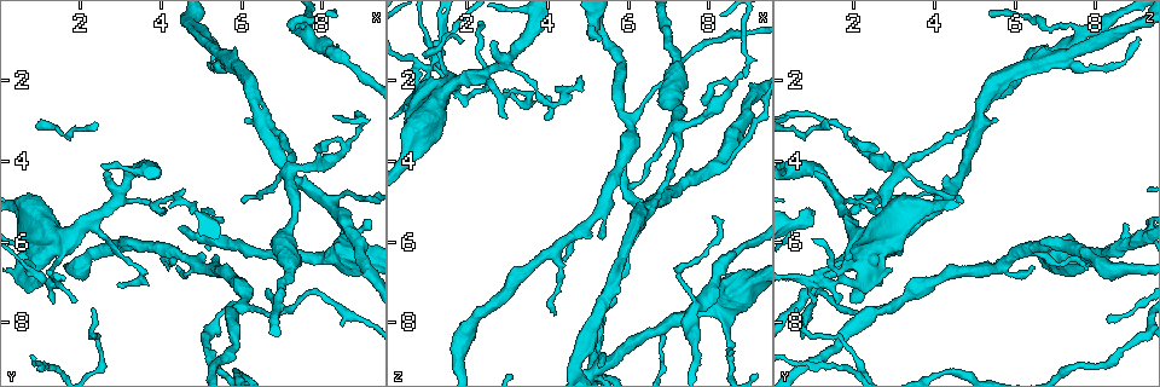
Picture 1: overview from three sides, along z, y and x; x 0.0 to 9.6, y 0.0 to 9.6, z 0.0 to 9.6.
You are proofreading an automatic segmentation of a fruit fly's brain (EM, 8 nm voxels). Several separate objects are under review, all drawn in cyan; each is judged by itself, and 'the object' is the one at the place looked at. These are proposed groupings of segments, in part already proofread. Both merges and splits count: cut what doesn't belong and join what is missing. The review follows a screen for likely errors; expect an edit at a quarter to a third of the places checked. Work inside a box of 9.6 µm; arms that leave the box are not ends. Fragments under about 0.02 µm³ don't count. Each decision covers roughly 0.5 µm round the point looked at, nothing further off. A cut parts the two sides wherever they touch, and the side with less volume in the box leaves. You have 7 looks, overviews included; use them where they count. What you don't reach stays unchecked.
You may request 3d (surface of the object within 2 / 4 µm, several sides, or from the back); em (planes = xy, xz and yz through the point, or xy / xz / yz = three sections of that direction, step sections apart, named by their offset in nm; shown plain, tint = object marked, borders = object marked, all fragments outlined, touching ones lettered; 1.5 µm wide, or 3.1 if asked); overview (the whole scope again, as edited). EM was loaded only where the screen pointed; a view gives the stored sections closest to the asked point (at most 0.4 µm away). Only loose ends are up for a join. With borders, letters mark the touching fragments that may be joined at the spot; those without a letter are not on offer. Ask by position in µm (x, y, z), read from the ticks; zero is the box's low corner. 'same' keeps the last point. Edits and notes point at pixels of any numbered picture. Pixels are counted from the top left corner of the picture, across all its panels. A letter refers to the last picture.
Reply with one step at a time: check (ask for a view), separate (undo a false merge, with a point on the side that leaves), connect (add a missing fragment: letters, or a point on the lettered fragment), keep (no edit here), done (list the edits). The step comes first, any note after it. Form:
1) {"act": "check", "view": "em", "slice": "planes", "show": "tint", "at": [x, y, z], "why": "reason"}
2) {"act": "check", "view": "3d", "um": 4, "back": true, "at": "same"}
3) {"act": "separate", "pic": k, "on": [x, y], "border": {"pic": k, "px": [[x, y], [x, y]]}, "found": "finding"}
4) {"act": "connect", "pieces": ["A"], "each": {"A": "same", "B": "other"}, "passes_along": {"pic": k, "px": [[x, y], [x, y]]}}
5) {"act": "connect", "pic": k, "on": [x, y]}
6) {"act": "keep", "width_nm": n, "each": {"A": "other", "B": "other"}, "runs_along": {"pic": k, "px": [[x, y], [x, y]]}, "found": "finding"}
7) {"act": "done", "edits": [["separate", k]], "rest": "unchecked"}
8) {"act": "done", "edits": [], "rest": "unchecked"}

{"act": "check", "view": "3d", "um": 4, "at": [7.25, 0.65, 6.85], "why": "abrupt turn"}

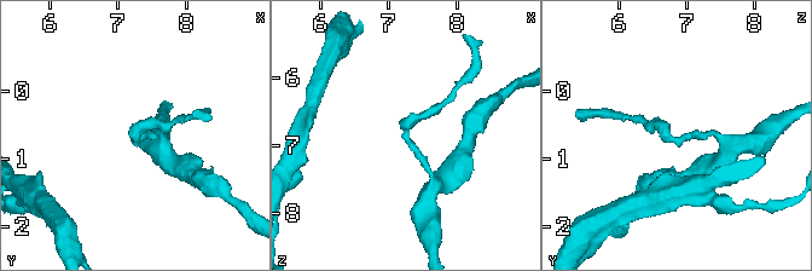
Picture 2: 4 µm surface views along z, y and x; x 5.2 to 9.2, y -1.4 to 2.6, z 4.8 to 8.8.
{"act": "check", "view": "em", "um": 3.1, "slice": "planes", "show": "borders", "at": [7.25, 0.65, 6.85], "why": "shape alone is not enough"}

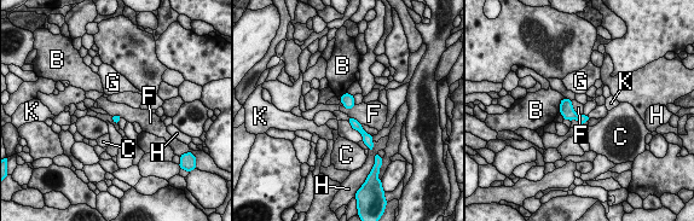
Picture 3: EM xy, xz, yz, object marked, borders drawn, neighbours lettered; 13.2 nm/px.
{"act": "keep", "each": {"B": "other", "C": "other", "F": "other", "G": "other", "H": "other", "K": "other"}, "border": {"pic": 3, "px": [[571, 100], [573, 110], [582, 115]]}, "found": "one neuron here"}

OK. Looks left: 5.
{"act": "check", "view": "em", "slice": "xy", "step": 4, "show": "tint", "at": [5.55, 1.45, 7.25], "why": "arms part here"}

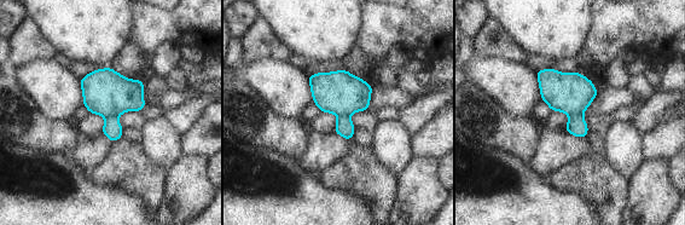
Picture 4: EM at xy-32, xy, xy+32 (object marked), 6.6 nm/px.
{"act": "check", "view": "em", "slice": "planes", "show": "tint", "at": "same", "why": "cut it another way"}

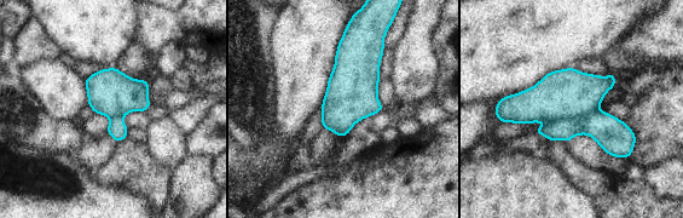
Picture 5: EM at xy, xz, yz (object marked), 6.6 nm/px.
{"act": "check", "view": "em", "slice": "planes", "show": "borders", "at": "same"}

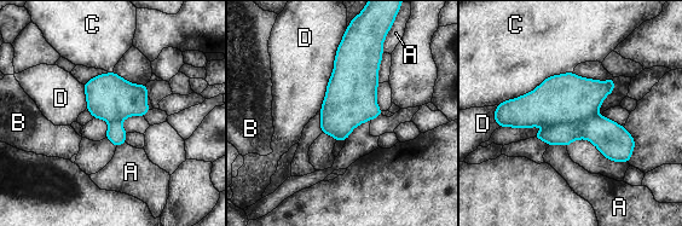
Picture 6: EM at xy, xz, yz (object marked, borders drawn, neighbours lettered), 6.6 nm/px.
{"act": "separate", "pic": 6, "on": [607, 135], "each": {"A": "other", "B": "other", "C": "other", "D": "other"}, "border": {"pic": 6, "px": [[596, 114], [584, 120], [549, 126]]}, "found": "two neurons meet here"}

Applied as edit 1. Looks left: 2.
{"act": "done", "edits": [["separate", 6]], "rest": "unchecked"}

